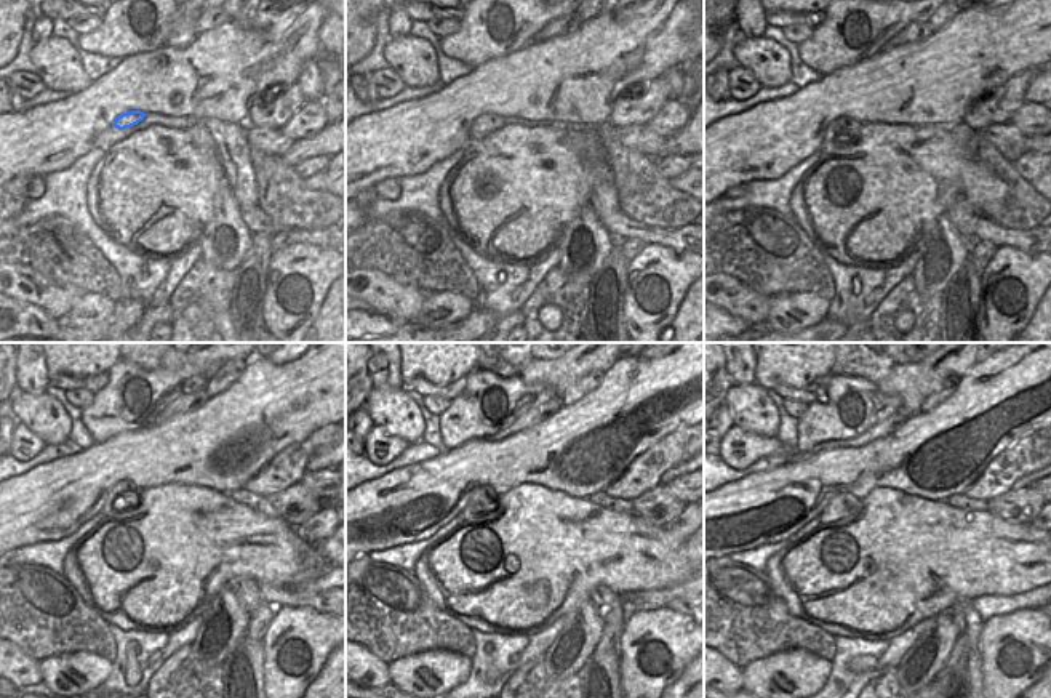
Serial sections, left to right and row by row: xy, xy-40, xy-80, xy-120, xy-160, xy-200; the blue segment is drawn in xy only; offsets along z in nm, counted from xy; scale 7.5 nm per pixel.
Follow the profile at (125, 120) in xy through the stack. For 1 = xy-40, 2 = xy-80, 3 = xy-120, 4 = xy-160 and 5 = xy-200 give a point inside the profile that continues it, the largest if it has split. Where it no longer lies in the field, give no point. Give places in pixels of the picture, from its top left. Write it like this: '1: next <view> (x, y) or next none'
1: next xy-40 (487, 124)
2: next xy-80 (843, 132)
3: next xy-120 (122, 497)
4: next xy-160 (482, 500)
5: next xy-200 (842, 506)

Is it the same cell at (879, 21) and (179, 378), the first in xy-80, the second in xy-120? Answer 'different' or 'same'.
same

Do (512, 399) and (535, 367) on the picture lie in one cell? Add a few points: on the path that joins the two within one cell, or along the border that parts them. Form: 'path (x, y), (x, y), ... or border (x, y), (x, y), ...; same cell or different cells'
border (519, 377), (527, 385), (539, 385), (543, 388); different cells

